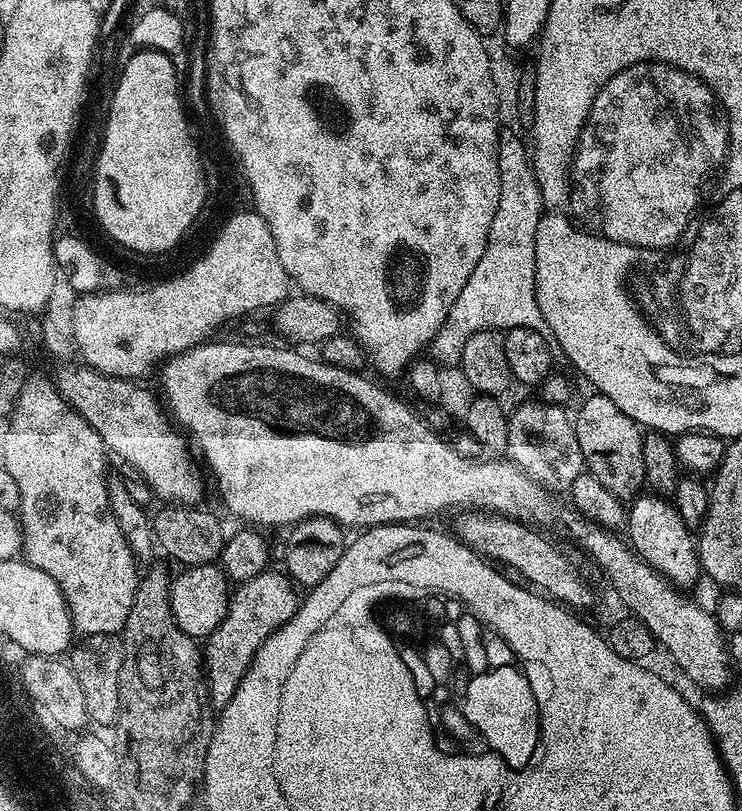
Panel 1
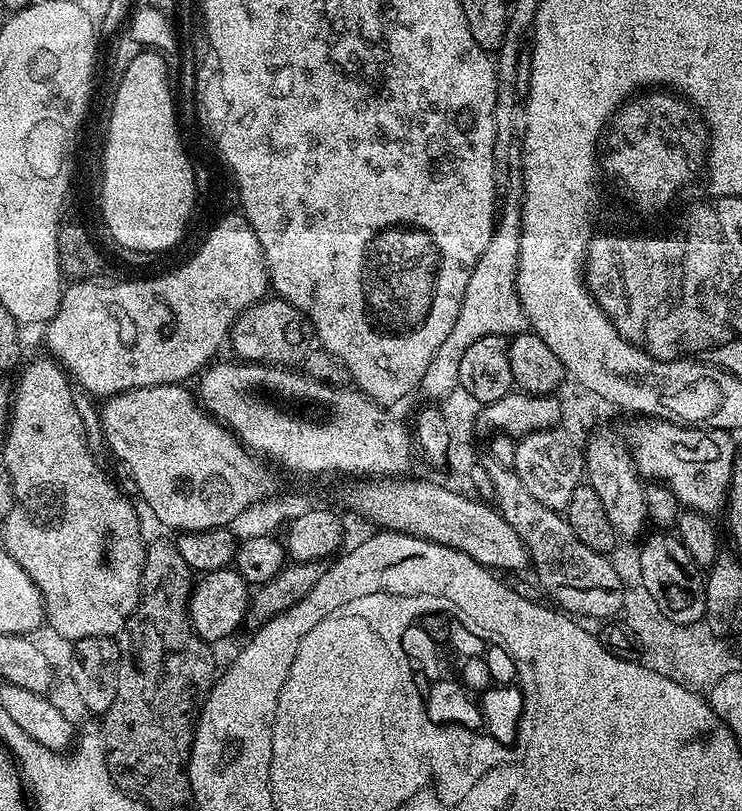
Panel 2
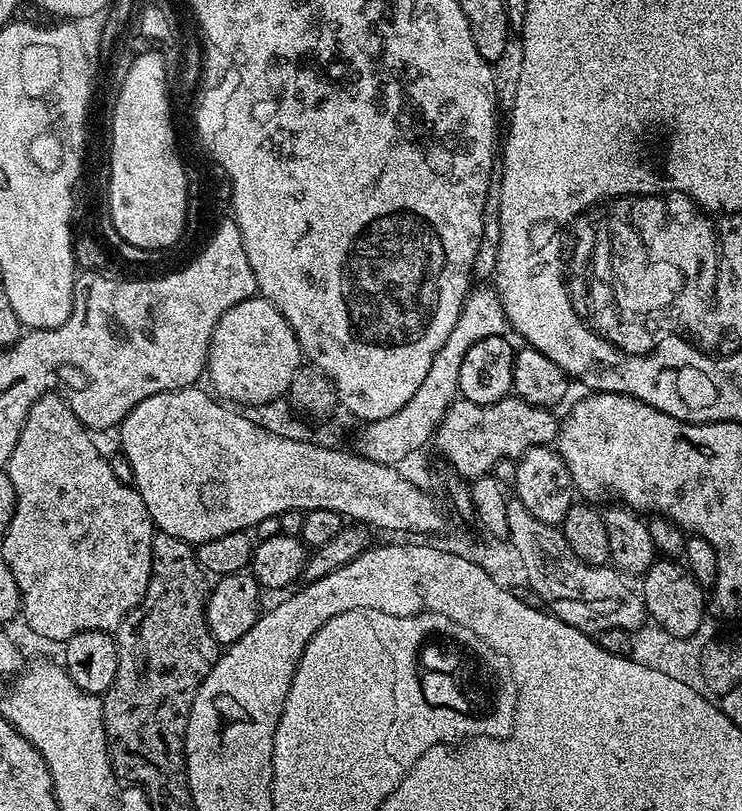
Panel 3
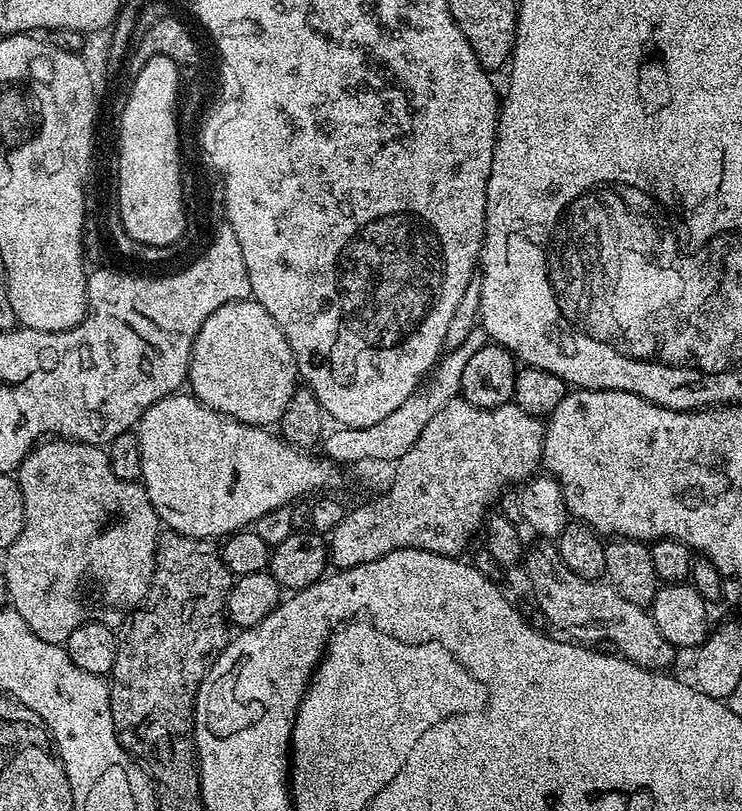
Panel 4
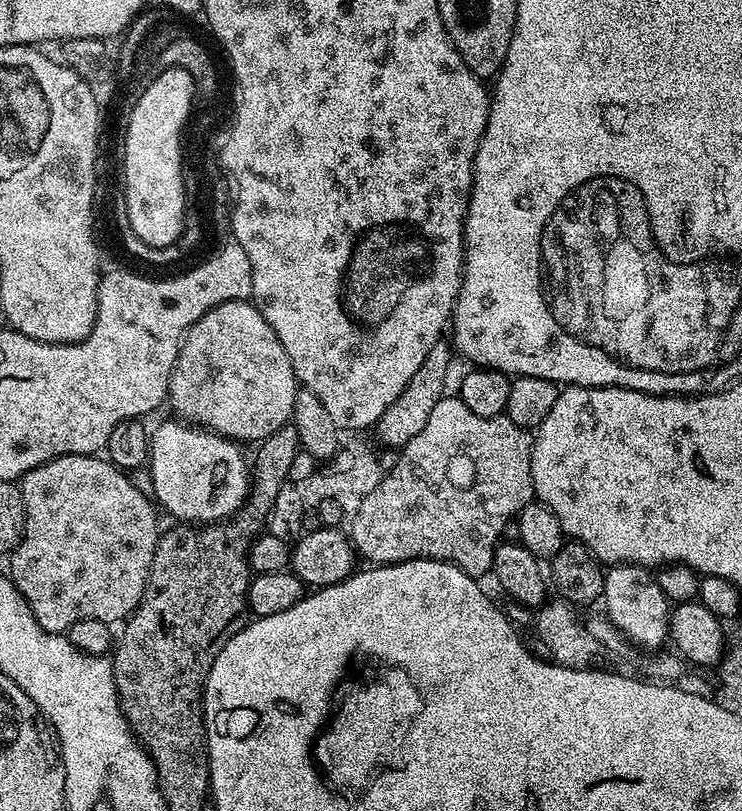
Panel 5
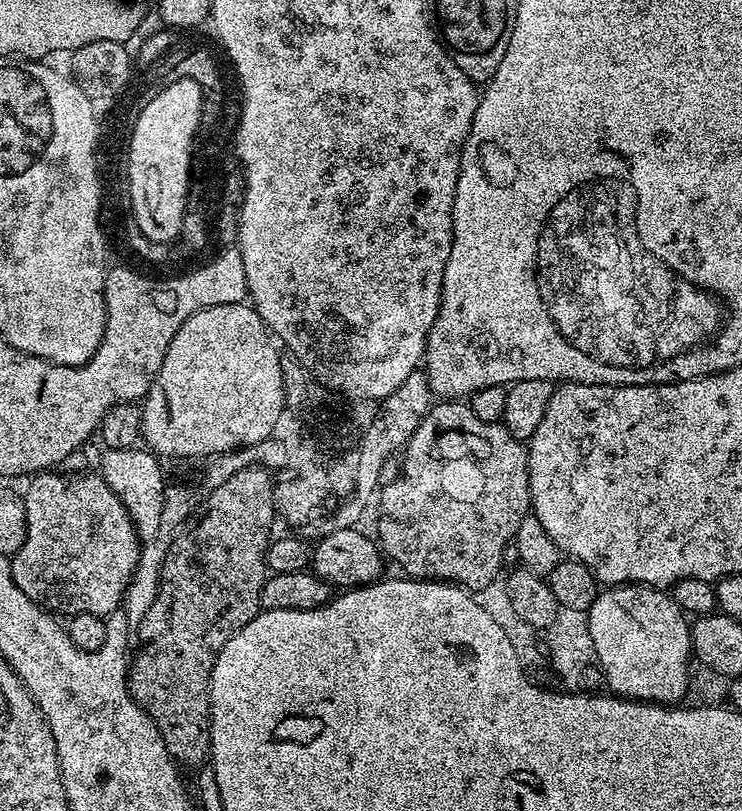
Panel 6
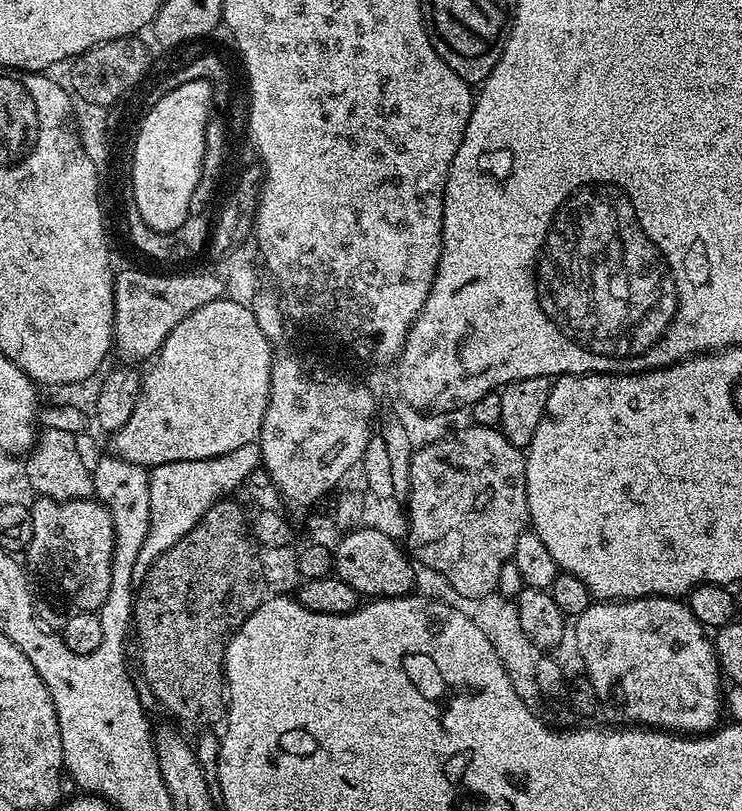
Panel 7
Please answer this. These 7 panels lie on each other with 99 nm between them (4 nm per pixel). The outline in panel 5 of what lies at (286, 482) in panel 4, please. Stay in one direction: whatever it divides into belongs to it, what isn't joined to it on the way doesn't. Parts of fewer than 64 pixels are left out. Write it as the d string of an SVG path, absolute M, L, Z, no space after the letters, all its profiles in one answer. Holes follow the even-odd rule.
M171 419L150 432L146 472L155 503L176 519L173 521L188 526L215 524L235 516L250 487L250 460L244 457L243 447L207 428Z

